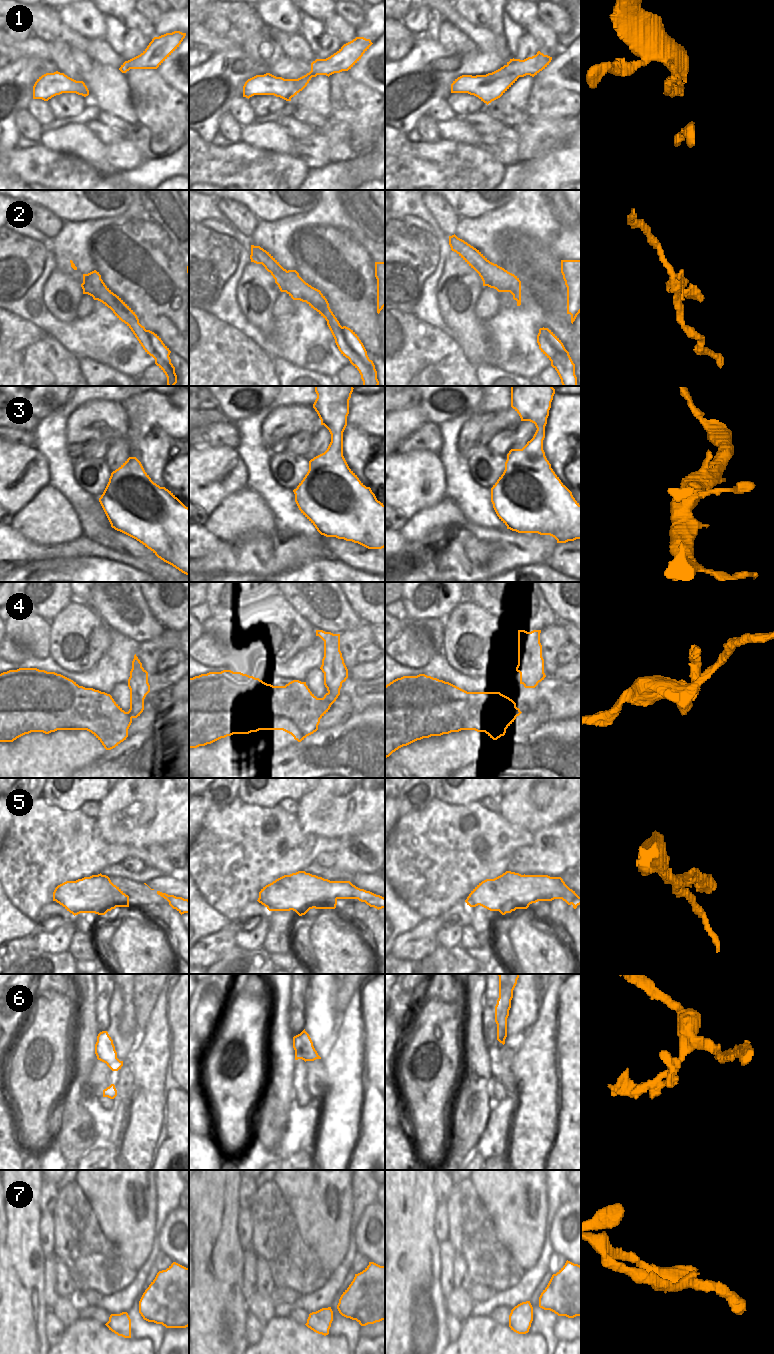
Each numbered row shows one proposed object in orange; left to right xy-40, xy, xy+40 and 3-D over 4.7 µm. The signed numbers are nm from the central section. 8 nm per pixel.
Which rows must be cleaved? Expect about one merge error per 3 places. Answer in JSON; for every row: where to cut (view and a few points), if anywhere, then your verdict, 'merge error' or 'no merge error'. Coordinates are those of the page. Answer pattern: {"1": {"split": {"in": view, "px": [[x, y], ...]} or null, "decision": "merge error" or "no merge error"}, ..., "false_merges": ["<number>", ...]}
{"1": {"split": {"in": "xy+40", "px": [[506, 65], [506, 69], [510, 73], [515, 73], [519, 76]]}, "decision": "merge error"}, "2": {"split": {"in": "xy+40", "px": [[475, 270], [483, 272], [490, 281], [494, 281], [502, 289]]}, "decision": "merge error"}, "3": {"split": null, "decision": "no merge error"}, "4": {"split": {"in": "xy", "px": [[326, 693], [327, 699], [332, 703]]}, "decision": "merge error"}, "5": {"split": {"in": "xy", "px": [[331, 881], [327, 888], [327, 893], [336, 899]]}, "decision": "merge error"}, "6": {"split": {"in": "xy+40", "px": [[505, 1037], [499, 1041]]}, "decision": "merge error"}, "7": {"split": null, "decision": "no merge error"}, "false_merges": ["1", "2", "4", "5", "6"]}

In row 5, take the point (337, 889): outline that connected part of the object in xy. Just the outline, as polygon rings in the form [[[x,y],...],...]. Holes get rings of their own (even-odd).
[[[331,881],[327,892],[332,899],[358,899],[376,909],[385,908],[385,898],[360,889],[350,881]]]

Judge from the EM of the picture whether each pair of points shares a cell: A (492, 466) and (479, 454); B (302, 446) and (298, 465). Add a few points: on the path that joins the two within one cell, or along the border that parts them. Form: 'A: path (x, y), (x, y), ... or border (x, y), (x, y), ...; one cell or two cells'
A: path (489, 463), (482, 457); one cell
B: border (284, 450), (304, 456); two cells

